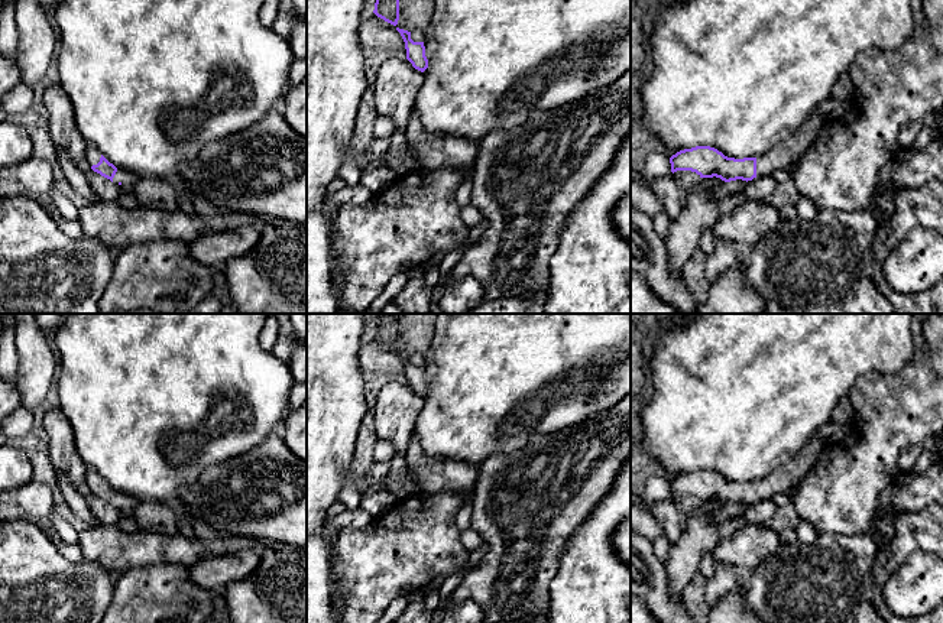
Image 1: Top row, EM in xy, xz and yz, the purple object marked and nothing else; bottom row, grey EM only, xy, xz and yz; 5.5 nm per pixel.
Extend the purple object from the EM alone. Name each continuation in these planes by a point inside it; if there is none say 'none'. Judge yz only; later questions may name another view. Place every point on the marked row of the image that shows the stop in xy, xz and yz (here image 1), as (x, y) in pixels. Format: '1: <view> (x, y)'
1: yz (784, 155)

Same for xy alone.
1: xy (91, 153)

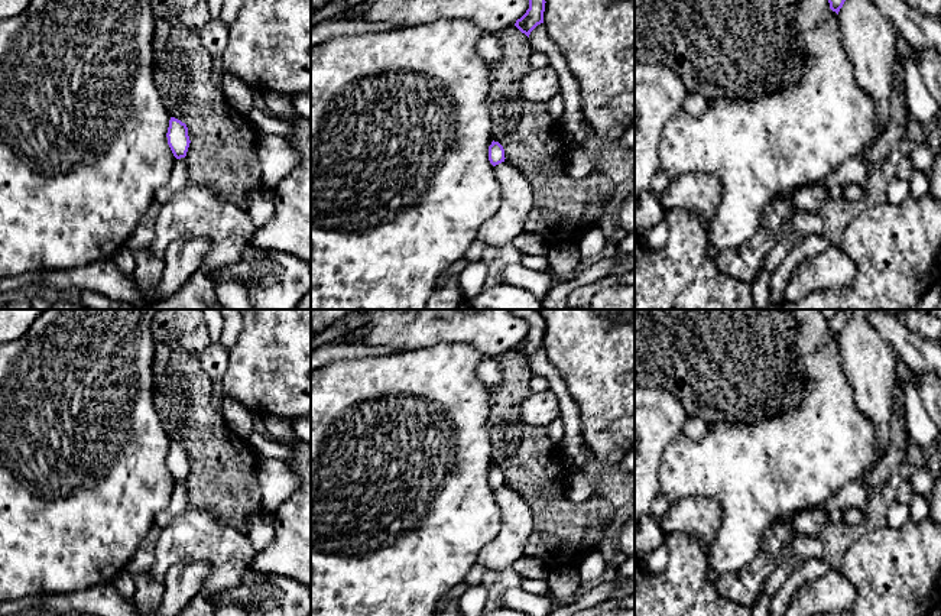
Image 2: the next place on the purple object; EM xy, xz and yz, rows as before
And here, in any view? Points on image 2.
none

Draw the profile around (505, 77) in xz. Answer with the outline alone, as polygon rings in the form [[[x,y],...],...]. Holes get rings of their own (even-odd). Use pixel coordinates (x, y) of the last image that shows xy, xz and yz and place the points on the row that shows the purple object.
[[[515,25],[500,30],[497,36],[503,58],[490,62],[491,136],[503,146],[504,161],[517,168],[532,185],[533,205],[525,231],[541,234],[549,246],[578,243],[587,230],[598,226],[604,205],[614,195],[613,182],[606,175],[574,179],[565,172],[564,161],[568,150],[561,140],[561,124],[549,116],[548,104],[528,101],[520,93],[520,81],[532,69],[529,38]]]

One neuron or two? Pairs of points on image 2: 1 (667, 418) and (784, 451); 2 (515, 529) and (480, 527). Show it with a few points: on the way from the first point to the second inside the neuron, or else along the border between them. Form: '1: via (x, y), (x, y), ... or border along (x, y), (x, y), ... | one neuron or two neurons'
1: border along (682, 433), (668, 444), (662, 460) | two neurons
2: border along (495, 495), (500, 512), (500, 529), (477, 554) | two neurons

